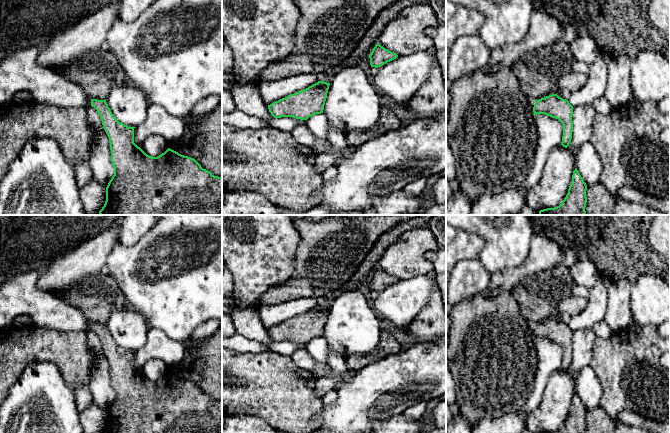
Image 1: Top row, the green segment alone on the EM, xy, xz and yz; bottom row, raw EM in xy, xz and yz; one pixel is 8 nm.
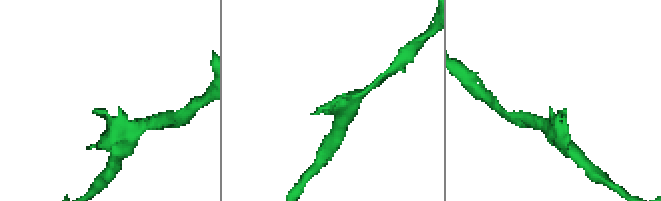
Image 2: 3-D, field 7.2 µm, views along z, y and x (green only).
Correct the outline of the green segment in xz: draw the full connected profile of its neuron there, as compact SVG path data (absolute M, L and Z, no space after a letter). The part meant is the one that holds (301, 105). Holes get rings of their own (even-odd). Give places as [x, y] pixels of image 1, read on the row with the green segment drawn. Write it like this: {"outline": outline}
{"outline": "M318 81L308 88L290 94L268 105L269 112L274 118L293 117L307 120L315 114L321 114L330 83Z"}

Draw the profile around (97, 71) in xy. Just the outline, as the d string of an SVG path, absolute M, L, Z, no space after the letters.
M101 48L85 52L64 69L54 71L78 84L89 98L97 100L106 100L114 87L128 80L115 56Z

